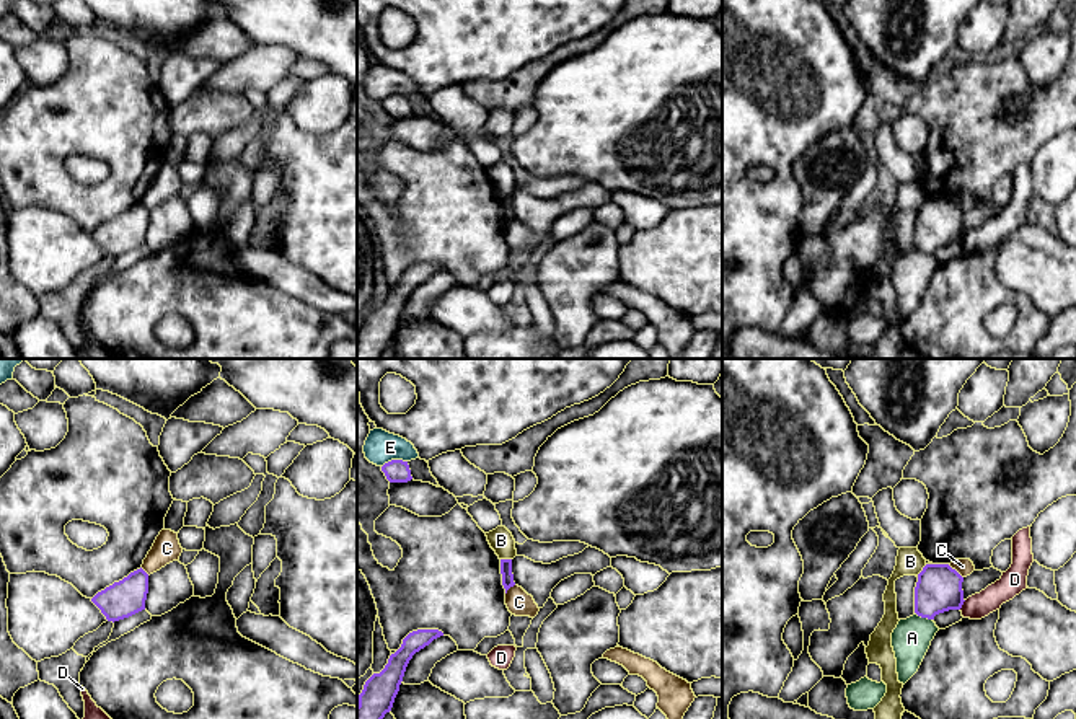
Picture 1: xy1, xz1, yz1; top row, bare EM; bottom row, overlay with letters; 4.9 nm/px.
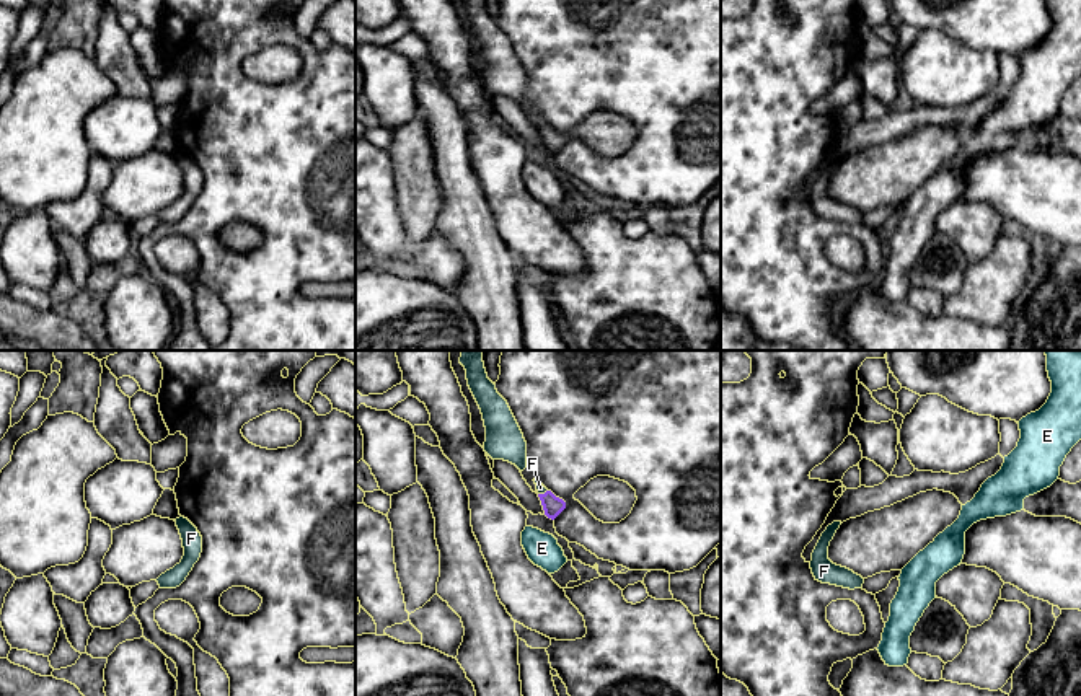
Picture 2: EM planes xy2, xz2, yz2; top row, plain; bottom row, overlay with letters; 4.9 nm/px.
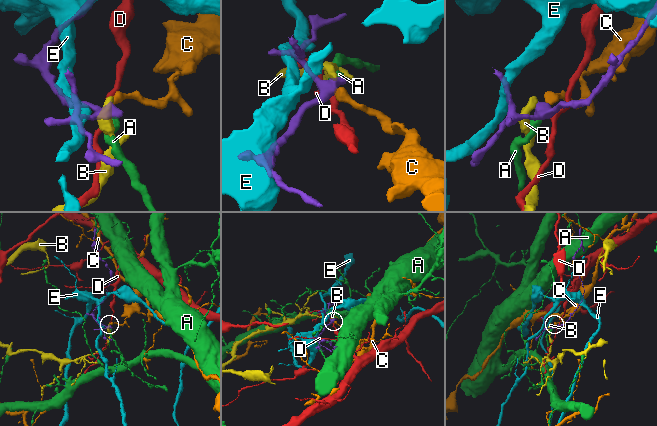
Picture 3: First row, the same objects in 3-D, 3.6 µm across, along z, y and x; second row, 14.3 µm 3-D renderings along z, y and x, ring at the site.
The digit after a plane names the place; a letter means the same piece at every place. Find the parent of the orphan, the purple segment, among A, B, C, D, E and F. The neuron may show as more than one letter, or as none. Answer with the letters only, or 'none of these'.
F

